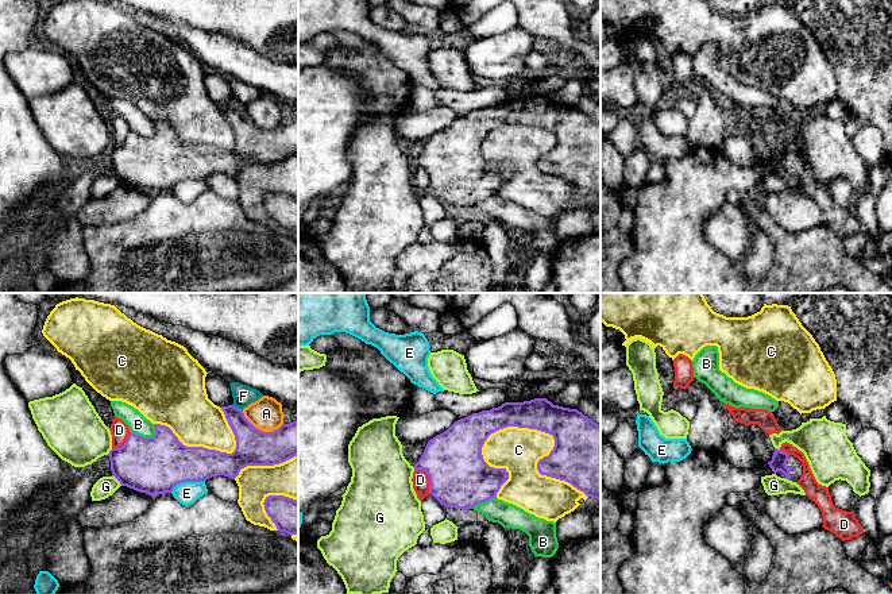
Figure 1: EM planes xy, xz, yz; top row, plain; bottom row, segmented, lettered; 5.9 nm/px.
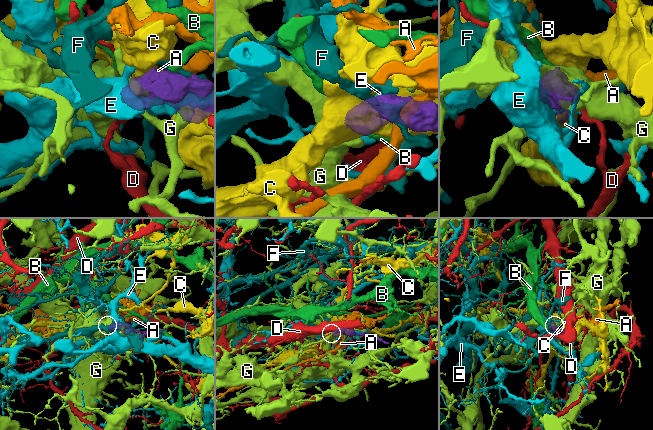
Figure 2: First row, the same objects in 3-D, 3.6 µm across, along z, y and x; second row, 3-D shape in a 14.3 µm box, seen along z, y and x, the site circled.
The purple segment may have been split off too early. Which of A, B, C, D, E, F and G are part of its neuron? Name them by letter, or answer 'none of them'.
none of them

